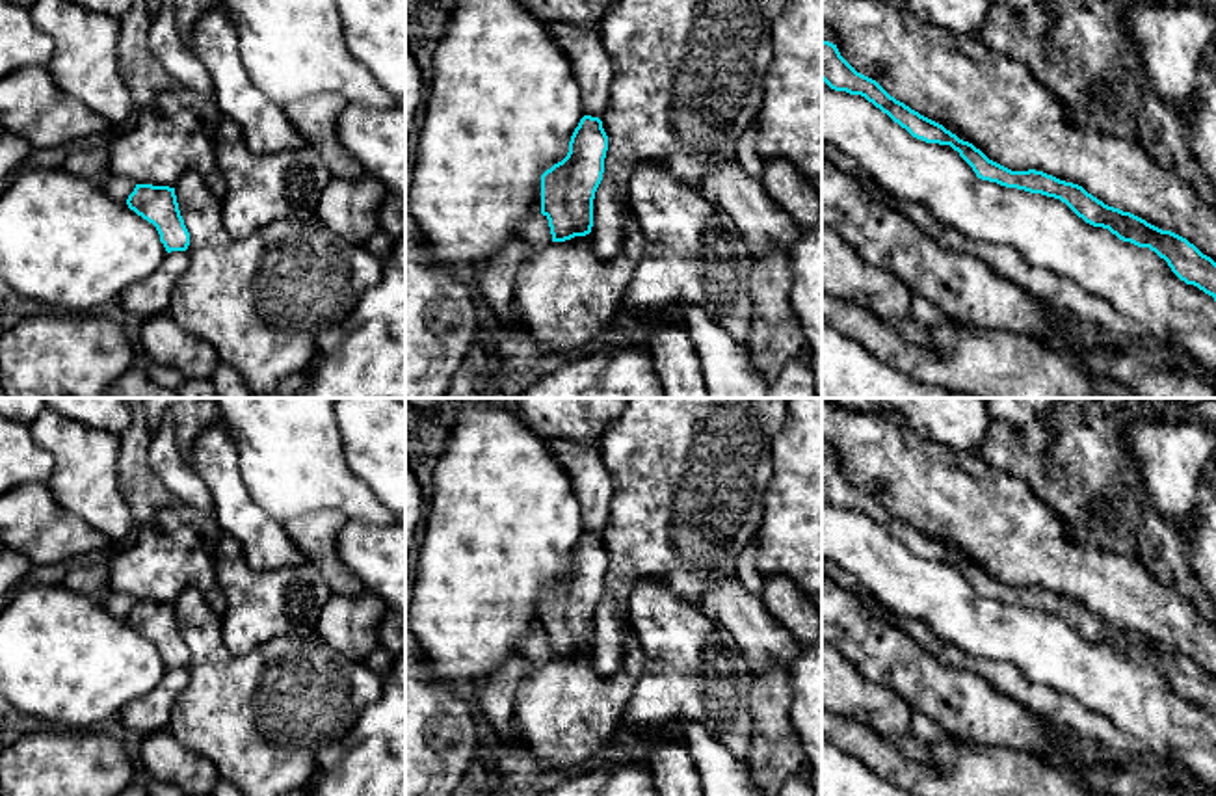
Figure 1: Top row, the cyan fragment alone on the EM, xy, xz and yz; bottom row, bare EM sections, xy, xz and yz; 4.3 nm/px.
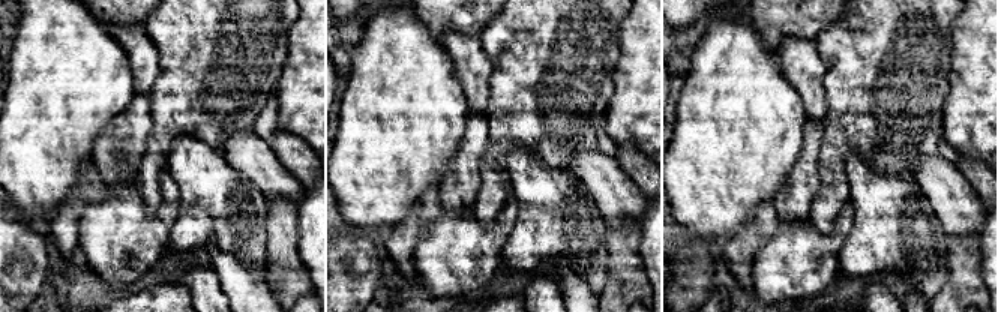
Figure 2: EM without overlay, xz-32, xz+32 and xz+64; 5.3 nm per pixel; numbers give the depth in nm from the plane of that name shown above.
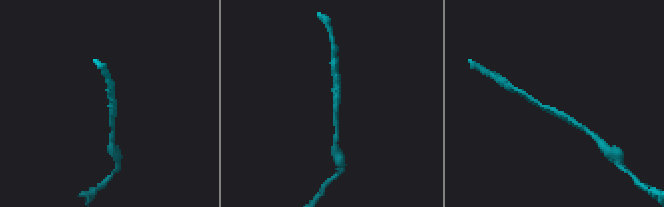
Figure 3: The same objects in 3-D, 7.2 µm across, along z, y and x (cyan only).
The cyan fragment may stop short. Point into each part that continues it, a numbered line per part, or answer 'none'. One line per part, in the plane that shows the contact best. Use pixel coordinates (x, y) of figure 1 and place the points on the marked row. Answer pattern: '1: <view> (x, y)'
none

